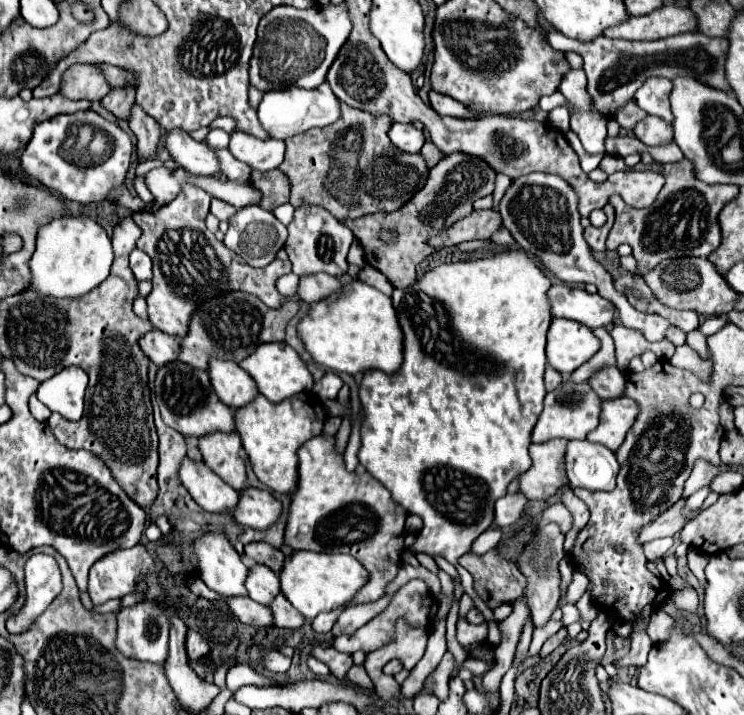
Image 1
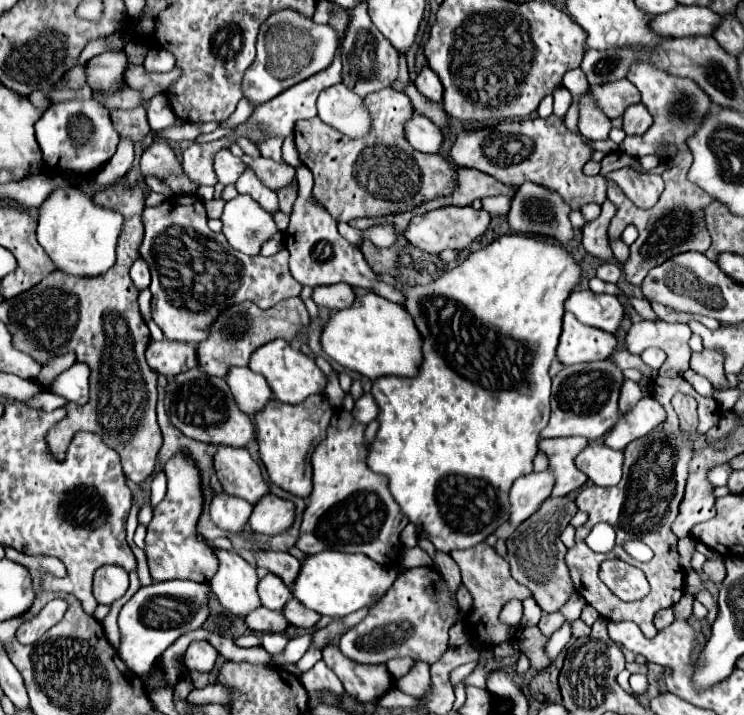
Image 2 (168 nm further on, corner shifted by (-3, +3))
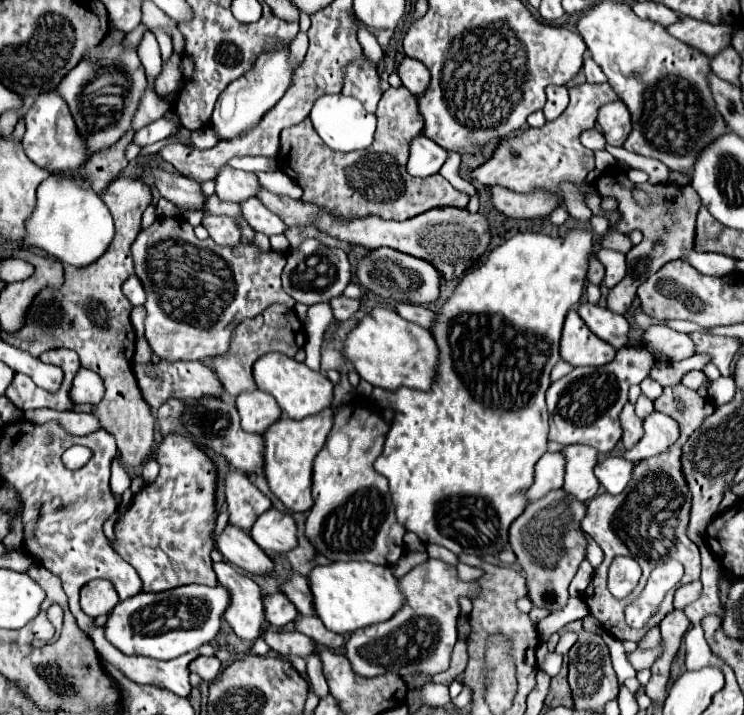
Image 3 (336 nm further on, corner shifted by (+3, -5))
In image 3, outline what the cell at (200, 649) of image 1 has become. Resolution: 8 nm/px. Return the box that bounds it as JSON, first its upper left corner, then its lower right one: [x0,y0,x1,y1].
[190,657,222,681]

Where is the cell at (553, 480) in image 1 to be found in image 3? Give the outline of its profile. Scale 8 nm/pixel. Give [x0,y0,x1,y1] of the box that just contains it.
[562,445,600,501]

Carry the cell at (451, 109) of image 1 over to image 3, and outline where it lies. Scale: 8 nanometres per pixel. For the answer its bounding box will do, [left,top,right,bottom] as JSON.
[398,57,430,95]

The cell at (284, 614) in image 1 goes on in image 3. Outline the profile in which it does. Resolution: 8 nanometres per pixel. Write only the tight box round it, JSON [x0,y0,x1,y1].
[296,617,344,649]

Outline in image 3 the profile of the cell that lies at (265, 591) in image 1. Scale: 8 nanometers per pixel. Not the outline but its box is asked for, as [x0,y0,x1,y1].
[264,593,298,627]

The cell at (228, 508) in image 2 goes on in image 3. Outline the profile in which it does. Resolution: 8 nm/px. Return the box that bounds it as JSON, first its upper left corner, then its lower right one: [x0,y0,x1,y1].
[216,527,274,575]

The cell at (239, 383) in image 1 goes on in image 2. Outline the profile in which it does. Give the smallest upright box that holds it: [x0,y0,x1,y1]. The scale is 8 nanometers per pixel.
[226,367,272,415]

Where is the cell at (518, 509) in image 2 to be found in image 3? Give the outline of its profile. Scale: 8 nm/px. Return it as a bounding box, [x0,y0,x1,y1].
[528,451,566,501]

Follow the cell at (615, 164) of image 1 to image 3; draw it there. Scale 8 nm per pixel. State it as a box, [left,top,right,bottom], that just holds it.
[594,167,700,313]

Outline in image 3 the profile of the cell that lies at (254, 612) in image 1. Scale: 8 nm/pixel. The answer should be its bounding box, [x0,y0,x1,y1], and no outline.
[266,633,316,659]

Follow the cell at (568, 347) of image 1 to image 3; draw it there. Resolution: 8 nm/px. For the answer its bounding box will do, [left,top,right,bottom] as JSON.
[560,307,616,367]

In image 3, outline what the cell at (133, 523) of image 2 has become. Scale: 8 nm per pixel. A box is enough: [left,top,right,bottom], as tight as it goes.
[110,457,130,495]

